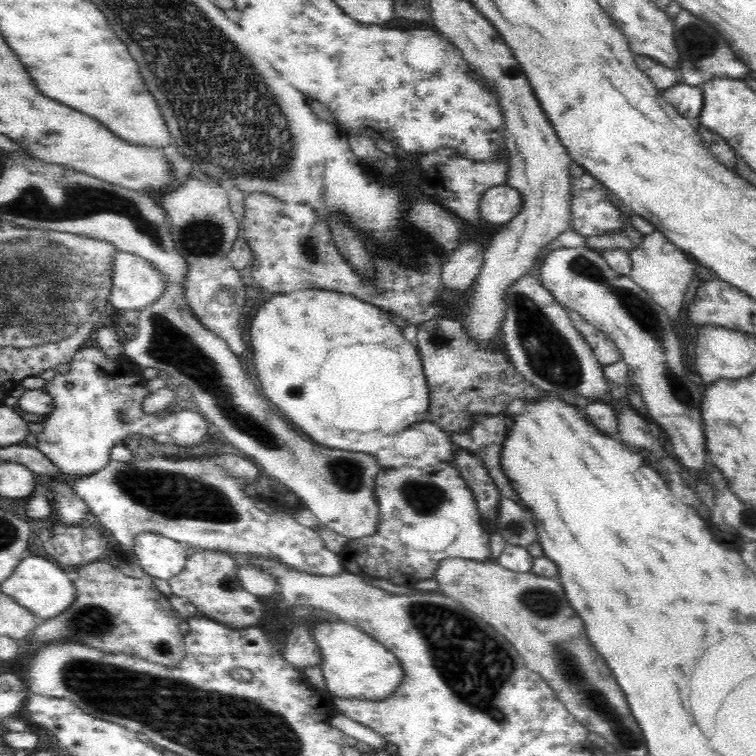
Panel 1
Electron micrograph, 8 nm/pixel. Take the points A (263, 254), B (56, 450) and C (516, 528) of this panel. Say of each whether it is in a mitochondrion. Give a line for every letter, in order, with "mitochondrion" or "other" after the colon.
A: other
B: other
C: mitochondrion

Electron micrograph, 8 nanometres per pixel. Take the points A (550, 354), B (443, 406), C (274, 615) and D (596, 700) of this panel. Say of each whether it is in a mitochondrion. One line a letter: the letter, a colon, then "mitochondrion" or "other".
A: mitochondrion
B: other
C: other
D: mitochondrion

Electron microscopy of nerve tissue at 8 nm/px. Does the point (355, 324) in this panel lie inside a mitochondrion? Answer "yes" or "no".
no

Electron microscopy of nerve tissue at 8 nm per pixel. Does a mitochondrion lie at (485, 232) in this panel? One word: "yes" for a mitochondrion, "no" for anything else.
no

